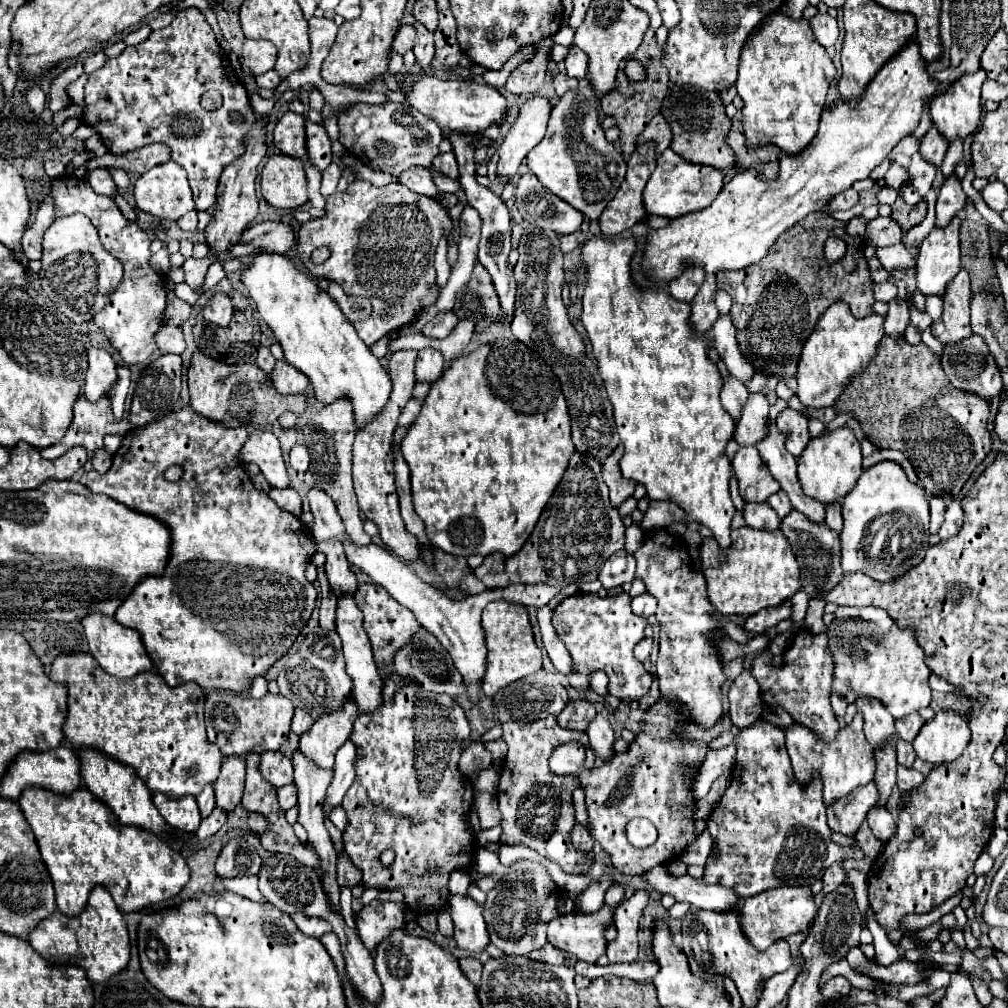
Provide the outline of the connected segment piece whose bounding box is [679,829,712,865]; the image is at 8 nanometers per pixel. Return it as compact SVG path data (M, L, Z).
M705 829L702 834L696 839L695 843L690 844L682 854L679 860L686 865L705 865L705 862L710 854L712 848L712 838L708 831Z

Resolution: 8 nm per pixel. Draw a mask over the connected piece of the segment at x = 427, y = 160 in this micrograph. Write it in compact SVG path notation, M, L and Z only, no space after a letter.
M388 102L382 106L372 106L372 104L354 104L346 114L338 118L340 126L340 142L342 146L354 154L362 164L388 172L392 176L400 176L404 170L412 166L422 166L428 172L432 172L434 182L440 192L452 192L456 194L460 190L458 180L446 178L440 172L434 170L432 158L438 156L438 144L442 140L442 130L438 124L434 124L430 118L424 114L418 114L408 104L396 104Z

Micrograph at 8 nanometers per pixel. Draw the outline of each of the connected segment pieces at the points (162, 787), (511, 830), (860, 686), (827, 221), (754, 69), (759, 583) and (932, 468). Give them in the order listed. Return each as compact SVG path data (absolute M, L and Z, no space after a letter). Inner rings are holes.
M60 654L50 666L50 680L68 688L68 720L64 724L64 736L74 748L100 750L120 764L134 768L152 792L162 792L168 798L198 796L206 784L218 778L222 754L218 752L218 746L210 744L206 738L204 692L200 686L194 686L194 682L172 688L166 686L158 672L118 680L106 674L90 654Z
M548 716L544 720L536 720L530 724L522 722L506 722L502 724L502 740L508 744L508 756L502 764L502 778L498 784L498 806L502 812L502 842L508 846L528 846L542 856L548 856L556 864L568 864L572 874L584 874L594 864L592 860L578 862L572 866L568 860L570 846L570 830L576 824L574 806L572 806L572 792L578 788L578 778L562 778L554 774L548 766L550 754L558 744L564 742L580 742L588 750L588 768L594 766L596 756L594 750L588 746L588 736L584 732L572 732L558 726L556 716Z
M839 606L835 616L832 626L828 626L828 638L836 660L830 702L838 720L844 718L846 706L858 698L878 698L894 718L930 706L930 670L910 628L900 628L882 608L874 606Z
M824 212L810 214L794 228L786 230L786 234L780 234L778 242L774 242L758 266L716 274L718 288L732 296L730 316L736 326L738 346L746 358L754 358L752 362L756 372L776 376L780 380L796 376L804 340L814 332L818 318L830 304L838 300L846 302L856 318L872 314L876 300L866 258L850 258L850 254L862 252L862 244L864 242L860 238L850 238L846 234L846 222L838 222ZM824 232L848 242L846 256L836 264L830 264L824 258L822 248L816 248L816 240L820 244L824 242Z
M782 12L766 16L766 24L748 38L740 56L736 88L744 100L742 124L750 148L774 144L794 156L806 150L818 132L826 92L836 68L814 38L808 20L790 20Z
M750 526L734 530L732 546L726 550L726 562L720 560L720 548L714 538L702 540L700 552L702 550L706 552L706 558L710 558L710 564L720 562L720 572L714 572L714 566L710 566L708 572L702 570L708 584L708 598L718 614L752 616L762 608L780 606L802 588L800 566L794 558L794 552L790 550L788 540L780 530L766 532L766 530L754 530ZM712 580L726 582L726 588L712 588L710 586Z
M884 336L878 346L878 356L860 376L850 382L850 386L834 404L834 410L836 414L852 412L854 418L860 422L864 436L876 448L900 450L914 466L922 488L930 496L956 496L970 478L972 470L984 460L984 456L992 448L992 438L988 432L990 404L970 392L962 392L950 386L940 366L940 358L924 344L910 346L906 340L894 340Z

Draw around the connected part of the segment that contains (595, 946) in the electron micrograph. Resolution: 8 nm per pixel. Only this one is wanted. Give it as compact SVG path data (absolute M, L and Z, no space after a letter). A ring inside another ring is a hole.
M608 906L594 914L572 912L558 916L548 922L548 942L582 962L596 962L606 952L604 930L610 920L612 912Z

